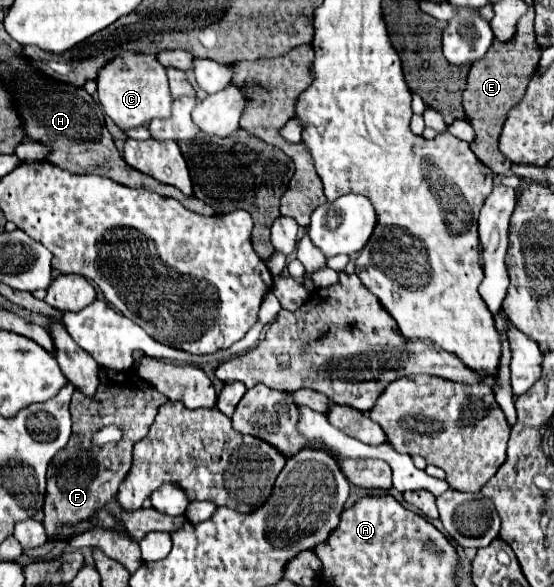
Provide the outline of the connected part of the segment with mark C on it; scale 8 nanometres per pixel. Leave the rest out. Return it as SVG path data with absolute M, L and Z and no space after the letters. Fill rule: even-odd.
M122 53L120 57L112 59L96 77L98 83L98 99L108 117L120 129L132 129L140 125L148 125L152 119L168 119L170 115L170 89L166 69L156 61L154 55L142 53Z

